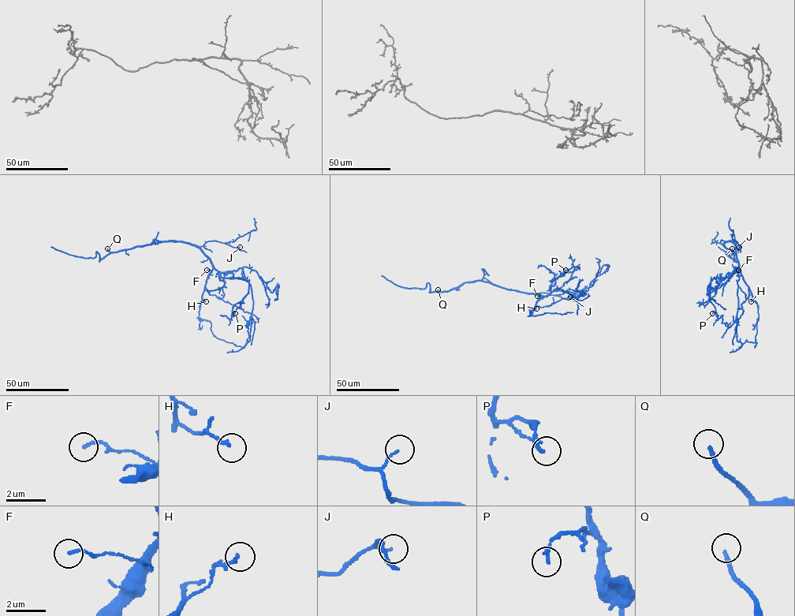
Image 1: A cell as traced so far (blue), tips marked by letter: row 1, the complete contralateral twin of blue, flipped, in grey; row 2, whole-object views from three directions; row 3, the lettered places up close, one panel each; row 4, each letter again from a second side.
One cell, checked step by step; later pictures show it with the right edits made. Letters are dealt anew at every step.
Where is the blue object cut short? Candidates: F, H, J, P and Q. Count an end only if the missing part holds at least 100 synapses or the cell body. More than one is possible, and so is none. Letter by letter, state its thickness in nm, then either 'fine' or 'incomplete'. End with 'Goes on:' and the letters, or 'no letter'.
F: 120 nm | fine
H: 150 nm | fine
J: 110 nm | fine
P: 200 nm | fine
Q: 180 nm | incomplete
Goes on: Q

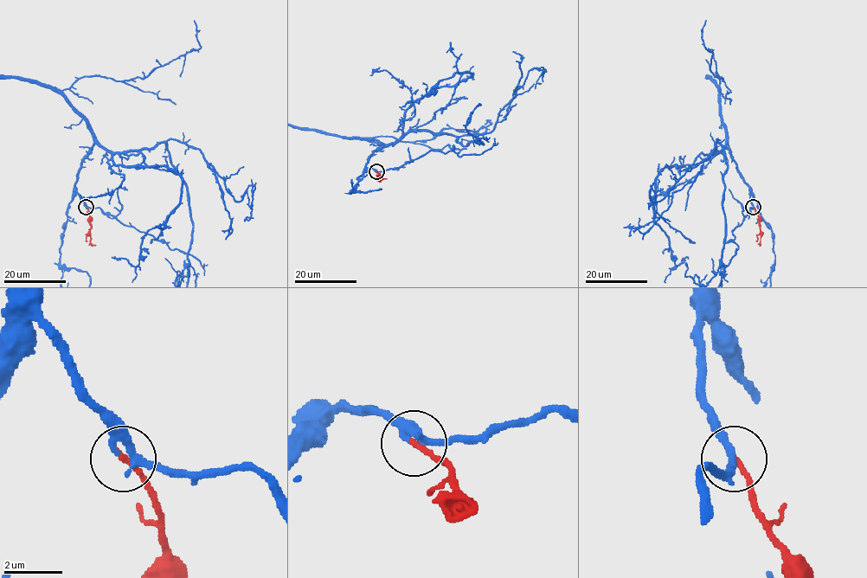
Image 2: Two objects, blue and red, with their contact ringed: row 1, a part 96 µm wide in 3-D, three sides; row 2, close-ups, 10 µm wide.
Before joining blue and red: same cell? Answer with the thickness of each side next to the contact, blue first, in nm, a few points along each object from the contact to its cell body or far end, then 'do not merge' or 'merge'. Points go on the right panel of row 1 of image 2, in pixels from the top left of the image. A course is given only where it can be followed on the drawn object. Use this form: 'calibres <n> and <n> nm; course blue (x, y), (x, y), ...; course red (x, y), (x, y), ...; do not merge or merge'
calibres 170 and 200 nm; course red (753, 206), (759, 216), (760, 245); merge

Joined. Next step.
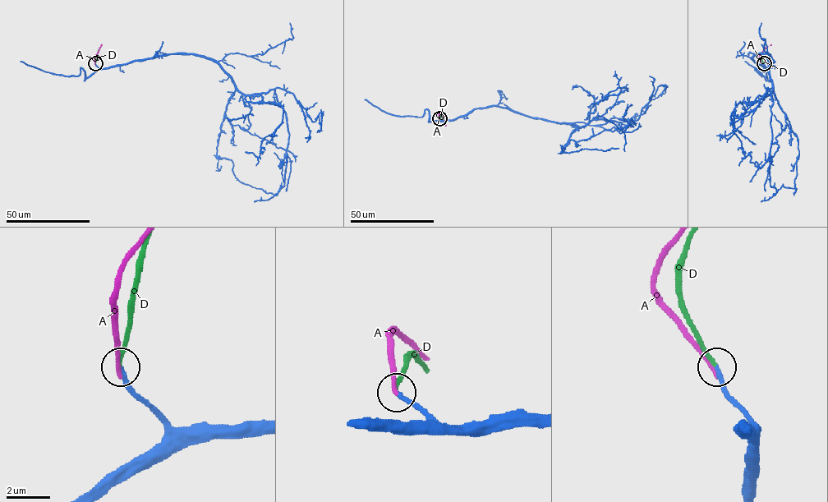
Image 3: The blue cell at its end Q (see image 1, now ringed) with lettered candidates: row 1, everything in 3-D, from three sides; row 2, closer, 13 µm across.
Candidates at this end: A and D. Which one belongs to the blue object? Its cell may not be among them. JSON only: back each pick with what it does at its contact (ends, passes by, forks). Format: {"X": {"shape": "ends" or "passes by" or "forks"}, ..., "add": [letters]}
{"D": {"shape": "ends"}, "add": ["D"]}

